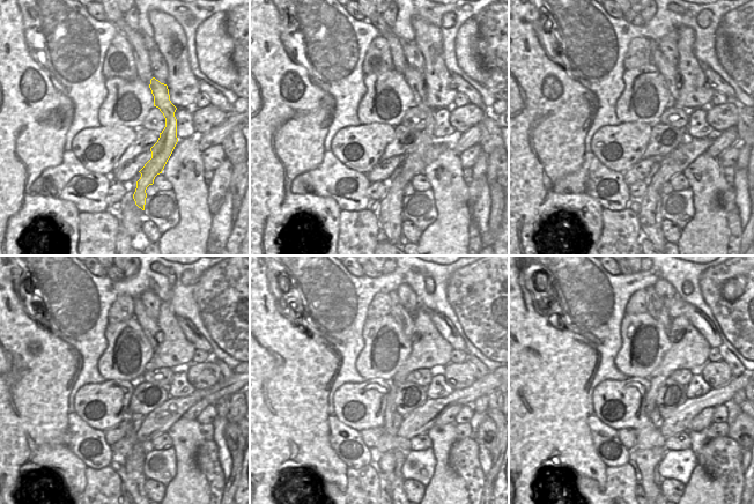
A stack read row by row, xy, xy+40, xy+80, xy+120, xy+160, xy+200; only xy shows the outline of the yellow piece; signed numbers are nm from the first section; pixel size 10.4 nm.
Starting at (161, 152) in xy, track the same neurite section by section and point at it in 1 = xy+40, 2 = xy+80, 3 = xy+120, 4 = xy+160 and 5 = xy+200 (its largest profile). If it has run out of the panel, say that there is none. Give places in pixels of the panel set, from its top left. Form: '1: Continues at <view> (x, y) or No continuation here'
1: Continues at xy+40 (414, 160)
2: Continues at xy+80 (670, 73)
3: Continues at xy+120 (149, 327)
4: Continues at xy+160 (399, 313)
5: Continues at xy+200 (655, 305).

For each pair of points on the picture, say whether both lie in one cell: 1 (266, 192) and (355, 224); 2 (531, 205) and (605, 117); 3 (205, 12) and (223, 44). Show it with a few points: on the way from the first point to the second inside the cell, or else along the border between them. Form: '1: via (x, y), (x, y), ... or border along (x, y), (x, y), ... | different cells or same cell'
1: border along (341, 210), (339, 239), (335, 243) | different cells
2: border along (596, 115), (586, 133), (584, 152) | different cells
3: border along (217, 12), (208, 16), (198, 27), (196, 41) | different cells

